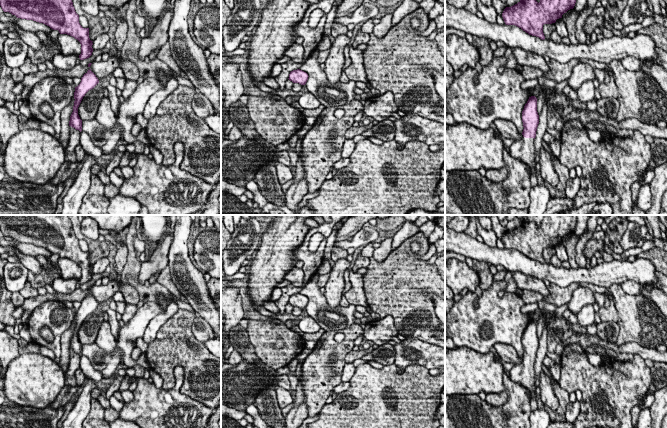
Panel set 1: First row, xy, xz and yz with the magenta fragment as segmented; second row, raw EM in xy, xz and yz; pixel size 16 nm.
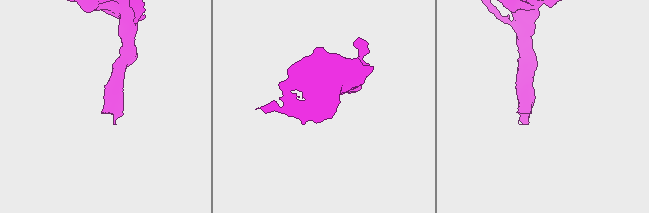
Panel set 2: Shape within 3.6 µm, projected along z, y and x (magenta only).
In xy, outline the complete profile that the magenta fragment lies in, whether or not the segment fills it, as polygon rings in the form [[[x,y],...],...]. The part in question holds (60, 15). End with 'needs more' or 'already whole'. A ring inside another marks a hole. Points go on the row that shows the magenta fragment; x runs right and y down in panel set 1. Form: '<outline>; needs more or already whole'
[[[0,0],[0,6],[17,18],[43,23],[77,39],[81,44],[80,60],[92,55],[89,28],[80,25],[72,0]]]; already whole

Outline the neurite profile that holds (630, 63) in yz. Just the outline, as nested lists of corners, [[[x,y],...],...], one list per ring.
[[[628,56],[620,60],[625,69],[629,71],[640,71],[643,61],[633,56]]]

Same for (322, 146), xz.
[[[355,99],[349,104],[325,107],[302,139],[302,161],[308,193],[319,190],[330,168],[342,159],[345,133],[353,126],[354,117],[361,111],[363,105]],[[337,109],[344,110],[342,118],[335,116]]]

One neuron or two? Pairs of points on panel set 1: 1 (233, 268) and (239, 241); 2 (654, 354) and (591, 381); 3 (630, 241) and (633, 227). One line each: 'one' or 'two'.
1: one
2: two
3: one

